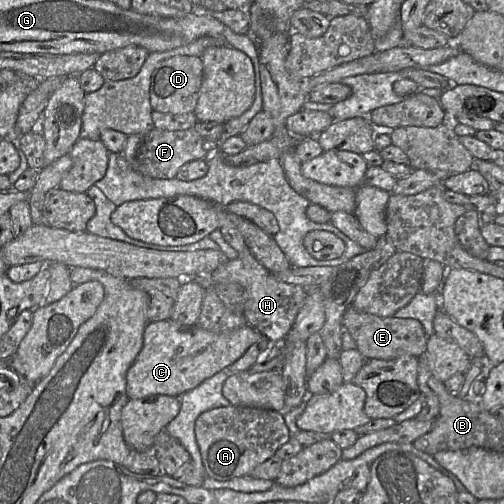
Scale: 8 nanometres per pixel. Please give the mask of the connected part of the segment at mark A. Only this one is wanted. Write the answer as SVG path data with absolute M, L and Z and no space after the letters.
M230 405L200 414L195 422L195 437L207 475L224 481L251 477L255 467L291 439L291 433L278 411Z

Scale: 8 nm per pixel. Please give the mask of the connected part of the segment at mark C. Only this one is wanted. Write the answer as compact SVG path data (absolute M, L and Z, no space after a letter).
M172 320L151 321L143 332L142 349L126 373L126 394L129 399L152 395L181 396L217 372L231 366L262 336L250 325L229 332L215 333L196 325L183 326Z

